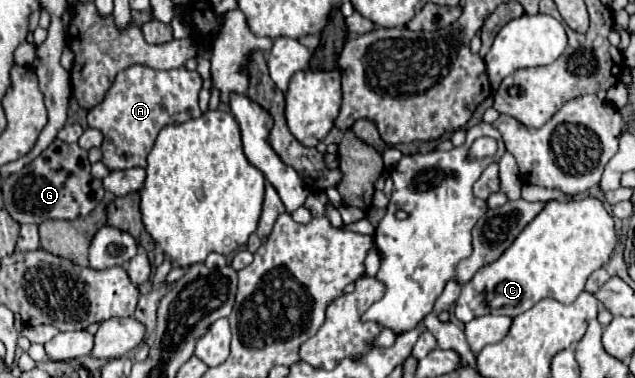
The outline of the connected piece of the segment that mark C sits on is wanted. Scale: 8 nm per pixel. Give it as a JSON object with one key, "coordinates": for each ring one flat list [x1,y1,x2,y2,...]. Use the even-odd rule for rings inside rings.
{"coordinates":[[587,195,569,201,547,201,513,245,461,287,455,317,461,323,469,323,487,313,517,317,547,297,559,303,571,303,583,291,587,277,609,261,615,243,613,217,597,197]]}

